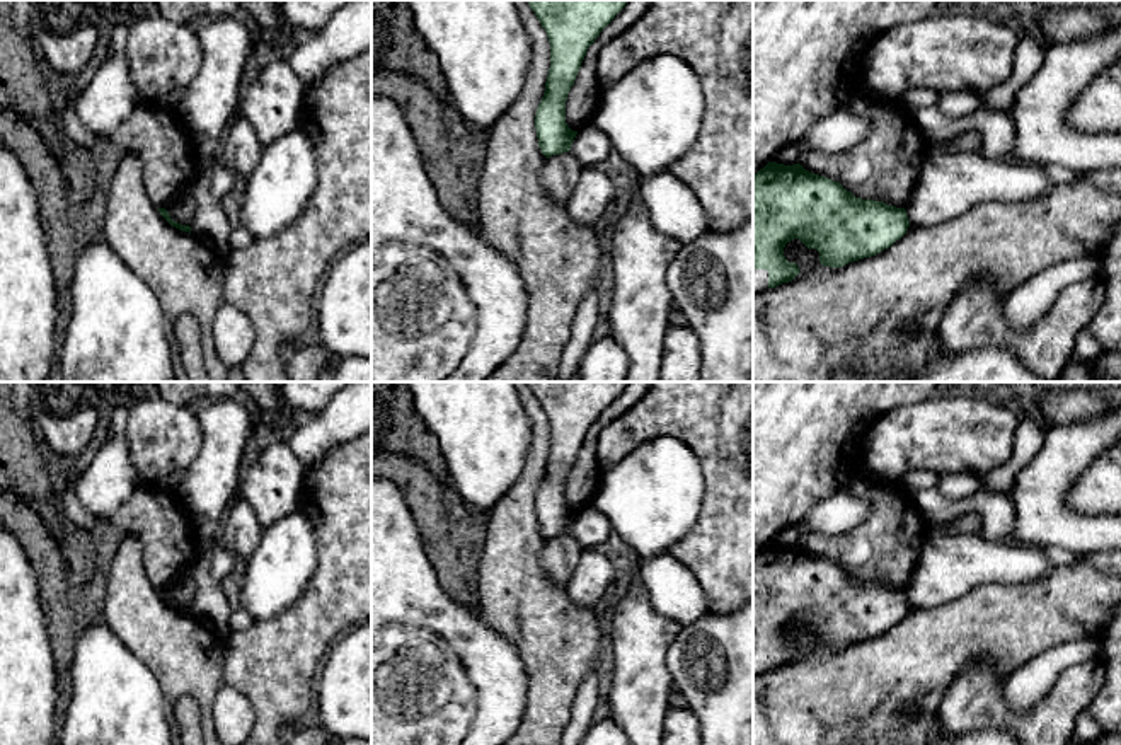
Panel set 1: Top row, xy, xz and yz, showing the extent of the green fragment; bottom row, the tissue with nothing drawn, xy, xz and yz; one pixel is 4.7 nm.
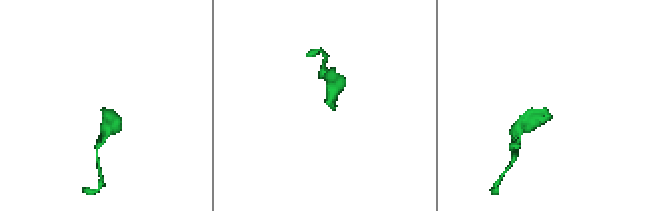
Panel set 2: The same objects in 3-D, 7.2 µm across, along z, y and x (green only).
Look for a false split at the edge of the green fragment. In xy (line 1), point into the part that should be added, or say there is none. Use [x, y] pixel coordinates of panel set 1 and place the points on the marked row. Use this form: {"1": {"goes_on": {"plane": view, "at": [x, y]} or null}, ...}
{"1": {"goes_on": null}}

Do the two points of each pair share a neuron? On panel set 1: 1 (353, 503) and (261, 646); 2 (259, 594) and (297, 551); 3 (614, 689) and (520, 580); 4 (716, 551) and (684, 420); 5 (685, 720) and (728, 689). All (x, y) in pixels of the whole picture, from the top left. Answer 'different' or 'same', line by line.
1: same
2: same
3: different
4: same
5: different

